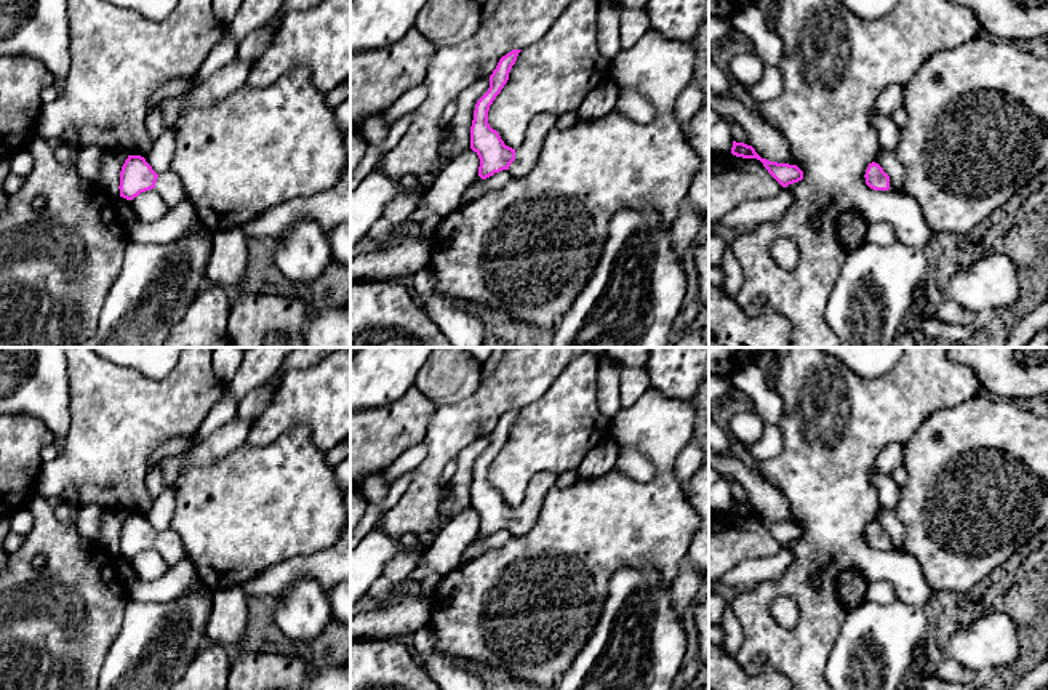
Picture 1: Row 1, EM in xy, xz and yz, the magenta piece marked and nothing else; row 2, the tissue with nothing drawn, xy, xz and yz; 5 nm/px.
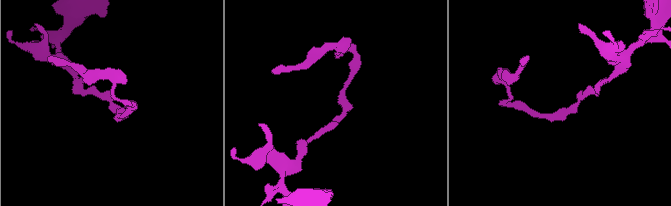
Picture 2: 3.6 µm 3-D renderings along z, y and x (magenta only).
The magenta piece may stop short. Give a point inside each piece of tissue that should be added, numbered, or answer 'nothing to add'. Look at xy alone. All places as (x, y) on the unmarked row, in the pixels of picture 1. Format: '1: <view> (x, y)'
1: xy (168, 543)

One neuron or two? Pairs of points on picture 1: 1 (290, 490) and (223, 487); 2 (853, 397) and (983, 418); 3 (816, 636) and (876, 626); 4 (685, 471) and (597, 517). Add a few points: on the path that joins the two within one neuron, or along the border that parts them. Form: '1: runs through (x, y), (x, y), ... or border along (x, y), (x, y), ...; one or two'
1: runs through (274, 490), (239, 490); one
2: border along (973, 397), (933, 412), (911, 437); two
3: border along (845, 612), (842, 628), (824, 668); two
4: border along (692, 442), (674, 466), (680, 482); two

